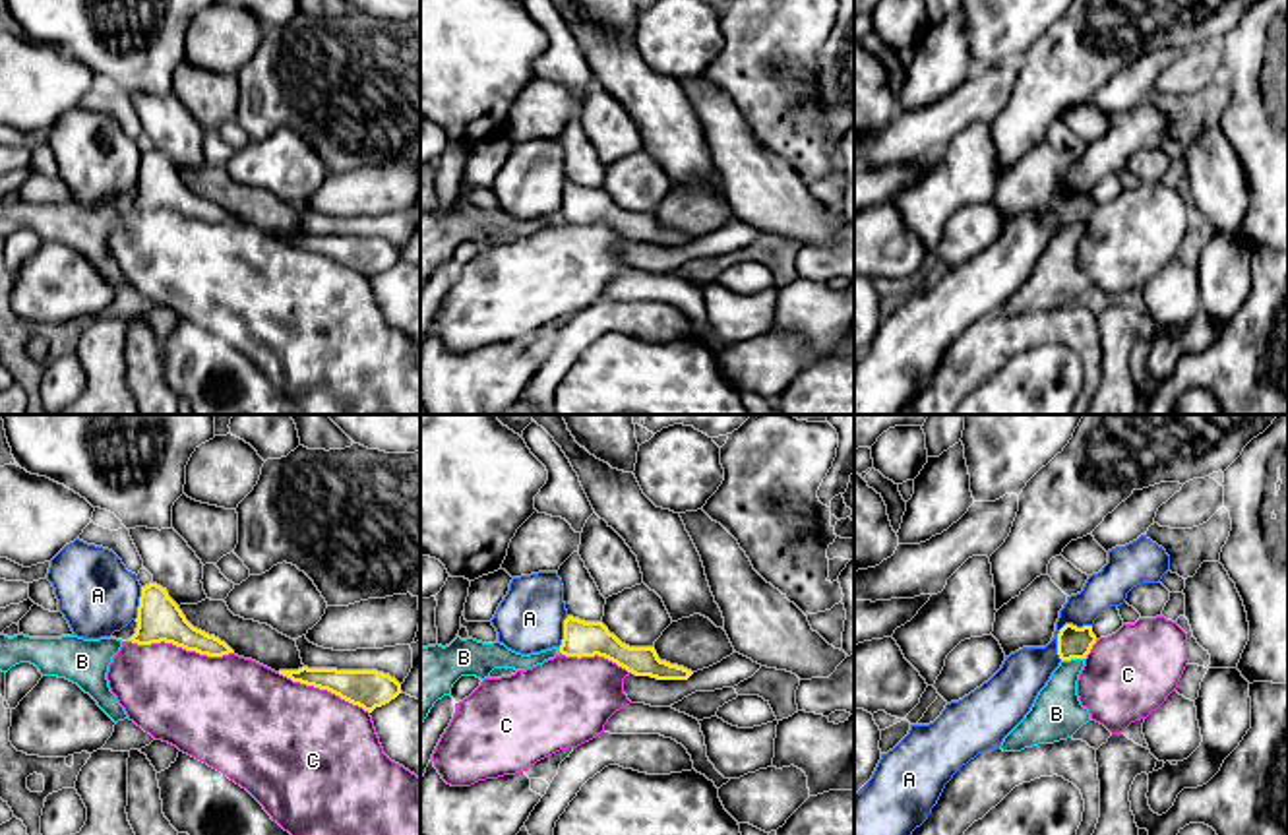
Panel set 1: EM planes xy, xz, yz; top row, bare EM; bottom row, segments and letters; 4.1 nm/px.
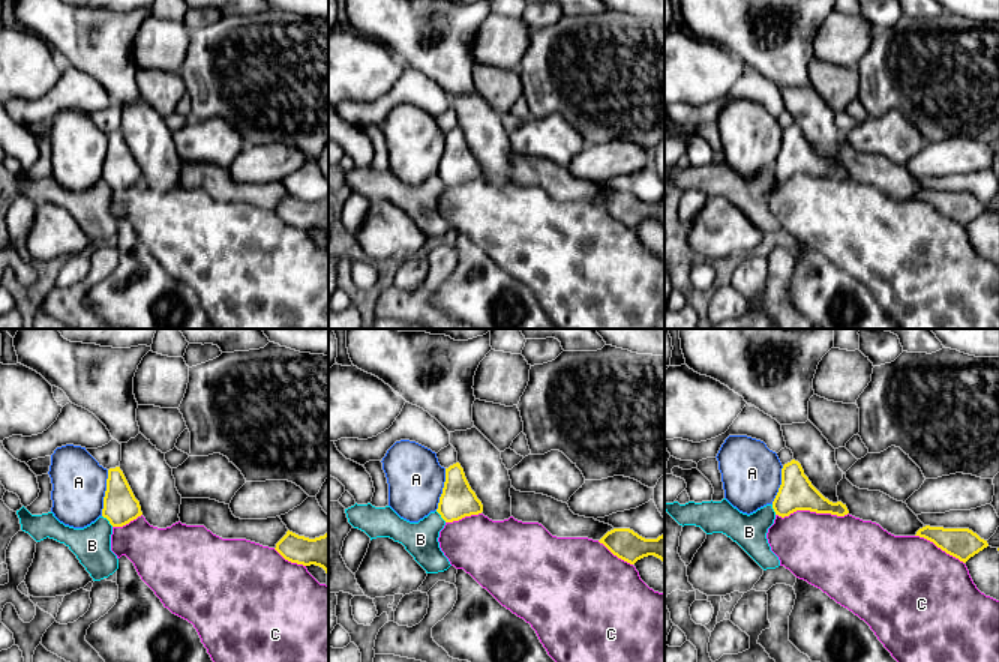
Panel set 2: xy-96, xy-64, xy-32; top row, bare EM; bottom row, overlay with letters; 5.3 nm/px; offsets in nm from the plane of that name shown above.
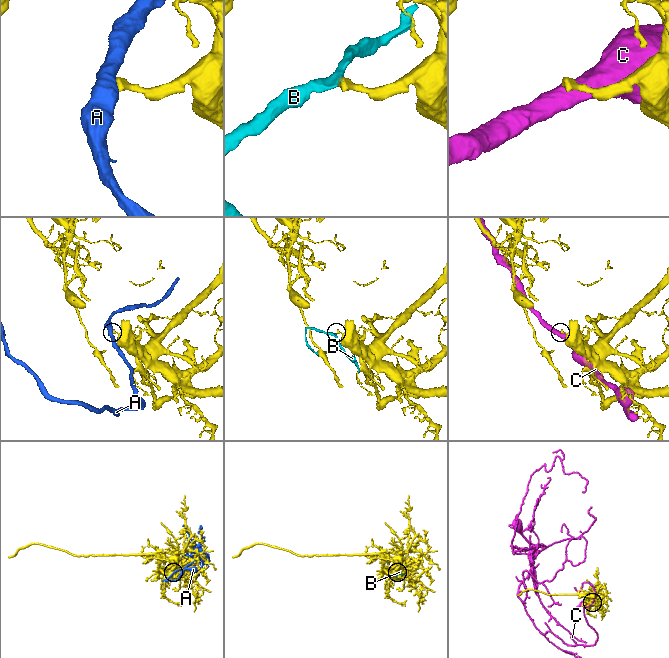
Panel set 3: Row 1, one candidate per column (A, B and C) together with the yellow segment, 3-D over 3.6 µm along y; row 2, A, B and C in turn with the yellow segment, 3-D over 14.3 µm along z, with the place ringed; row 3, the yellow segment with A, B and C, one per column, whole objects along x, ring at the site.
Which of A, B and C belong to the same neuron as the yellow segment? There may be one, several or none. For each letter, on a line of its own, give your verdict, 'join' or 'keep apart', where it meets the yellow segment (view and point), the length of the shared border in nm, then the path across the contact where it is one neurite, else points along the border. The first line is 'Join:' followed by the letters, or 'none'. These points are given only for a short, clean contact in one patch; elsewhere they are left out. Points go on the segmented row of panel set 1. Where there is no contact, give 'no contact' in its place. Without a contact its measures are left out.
Join: none
A: keep apart; contact yz (1060, 630); length 200 nm; border yz (1091, 624), (1066, 624), (1060, 630), (1060, 659)
B: keep apart; contact yz (1072, 657); length 100 nm; border yz (1083, 657), (1062, 661)
C: keep apart; contact xy (183, 648); length 440 nm

